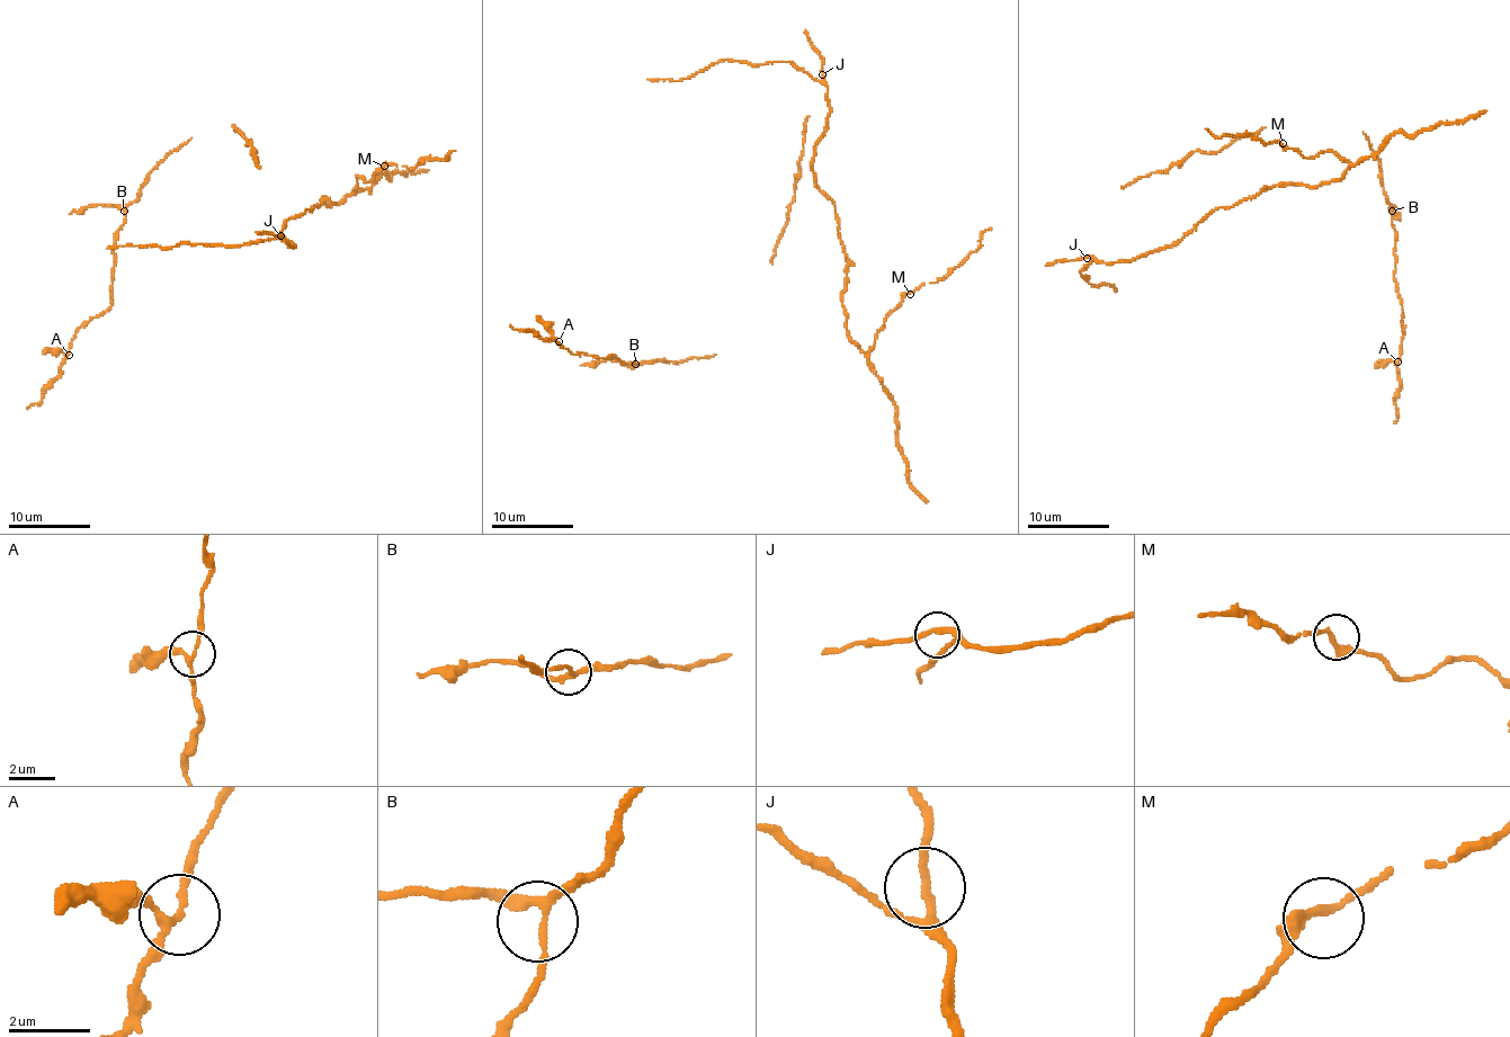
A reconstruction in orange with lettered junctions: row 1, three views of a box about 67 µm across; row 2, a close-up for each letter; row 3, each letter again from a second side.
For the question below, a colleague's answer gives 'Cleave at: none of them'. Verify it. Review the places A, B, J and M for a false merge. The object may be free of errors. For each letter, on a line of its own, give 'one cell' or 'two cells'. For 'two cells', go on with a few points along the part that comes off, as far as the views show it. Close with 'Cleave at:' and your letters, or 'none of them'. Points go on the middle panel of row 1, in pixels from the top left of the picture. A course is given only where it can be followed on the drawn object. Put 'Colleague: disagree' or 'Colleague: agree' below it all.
A: one cell
B: one cell
J: one cell
M: one cell
Cleave at: none of them
Colleague: agree

